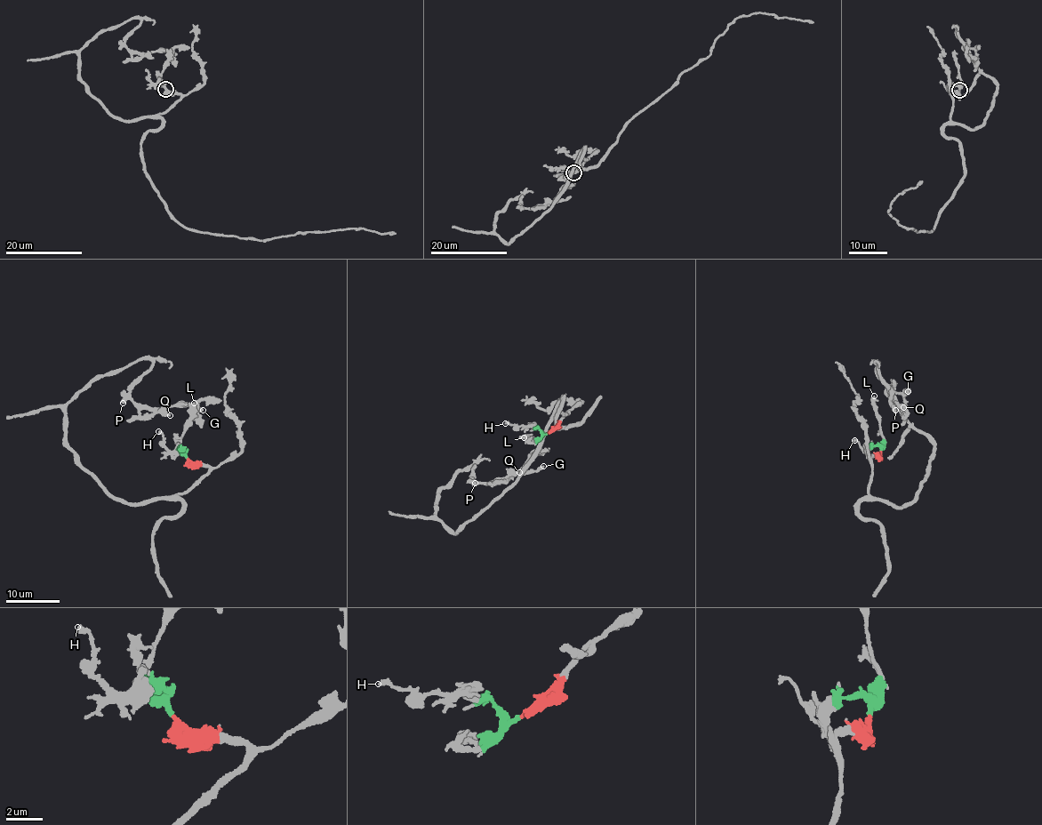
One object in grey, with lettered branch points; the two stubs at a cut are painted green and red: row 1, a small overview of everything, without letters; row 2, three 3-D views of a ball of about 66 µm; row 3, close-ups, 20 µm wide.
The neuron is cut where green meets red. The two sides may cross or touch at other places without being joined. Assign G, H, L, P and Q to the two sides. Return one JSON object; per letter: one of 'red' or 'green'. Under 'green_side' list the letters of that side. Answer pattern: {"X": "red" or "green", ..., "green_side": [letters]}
{"G": "red", "H": "green", "L": "green", "P": "red", "Q": "red", "green_side": ["H", "L"]}

